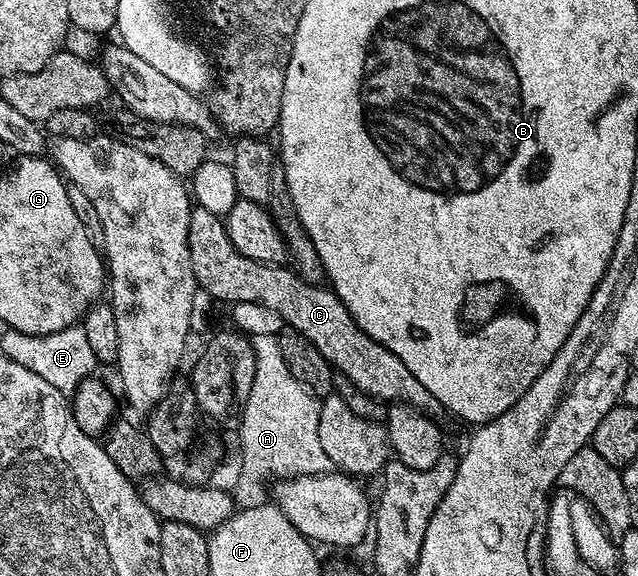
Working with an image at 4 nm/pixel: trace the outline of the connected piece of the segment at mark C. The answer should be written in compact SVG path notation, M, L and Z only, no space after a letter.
M198 207L191 210L189 251L195 284L202 292L204 289L209 296L226 303L261 303L265 307L273 307L273 311L281 315L286 328L301 331L301 335L305 335L305 339L309 339L309 343L313 343L313 347L325 355L331 368L357 383L365 395L376 397L384 403L413 405L428 417L439 419L444 416L442 403L433 399L433 395L429 395L429 391L417 383L413 371L409 371L409 367L405 367L405 363L401 363L393 351L357 327L353 315L349 315L345 303L341 303L334 289L305 283L290 268L245 259L245 255L233 247L226 224L213 215L213 211Z

